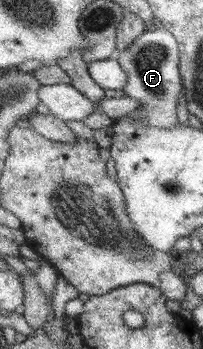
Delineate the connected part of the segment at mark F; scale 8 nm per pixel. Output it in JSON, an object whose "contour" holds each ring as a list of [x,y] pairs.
{"contour":[[[158,25],[154,31],[145,31],[141,36],[131,44],[131,47],[125,51],[117,52],[116,58],[120,62],[123,70],[127,72],[129,78],[126,88],[123,90],[125,95],[137,100],[140,103],[140,108],[137,113],[129,114],[134,116],[134,122],[140,124],[148,124],[148,126],[156,126],[158,129],[174,128],[178,122],[177,118],[177,96],[179,93],[184,93],[185,88],[182,84],[180,72],[180,48],[179,42],[172,32],[167,28]]]}

